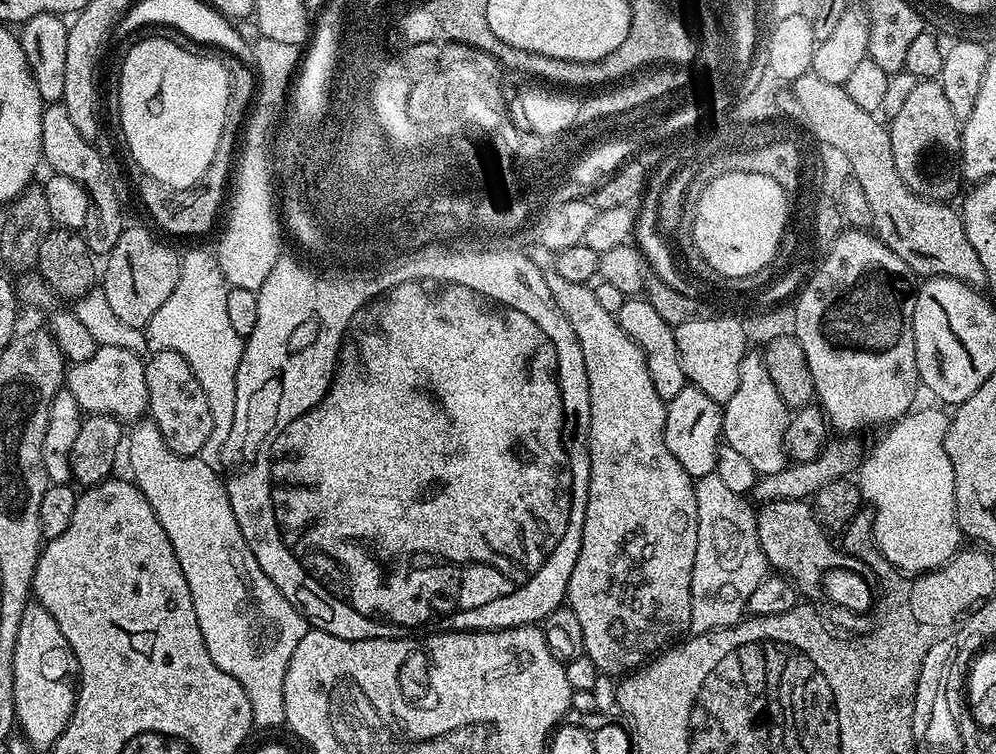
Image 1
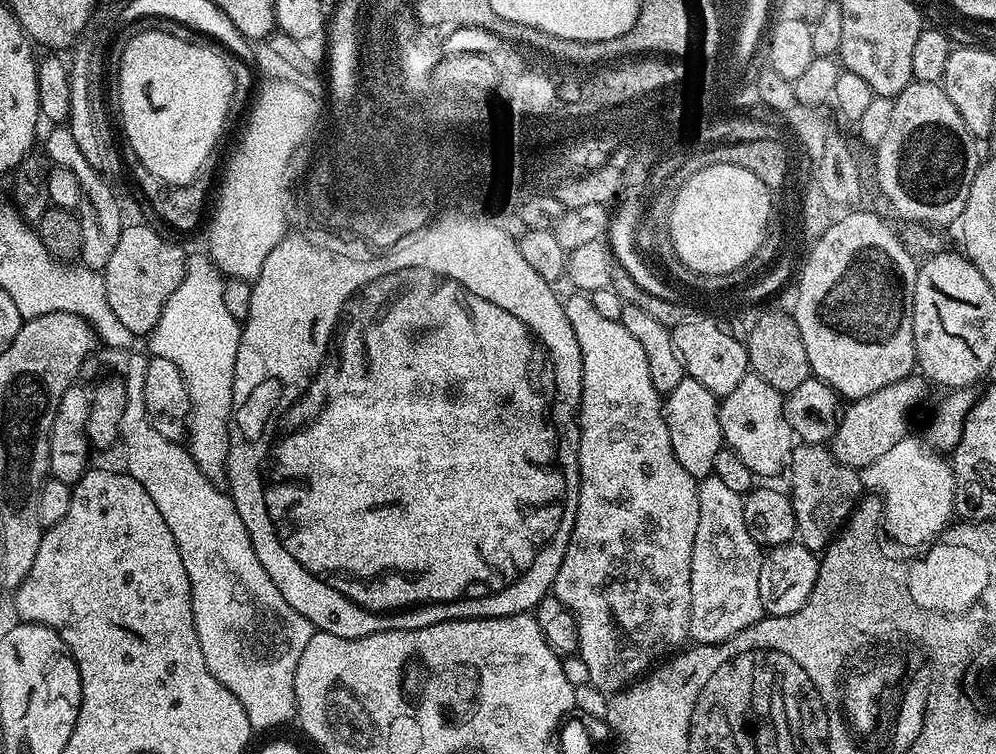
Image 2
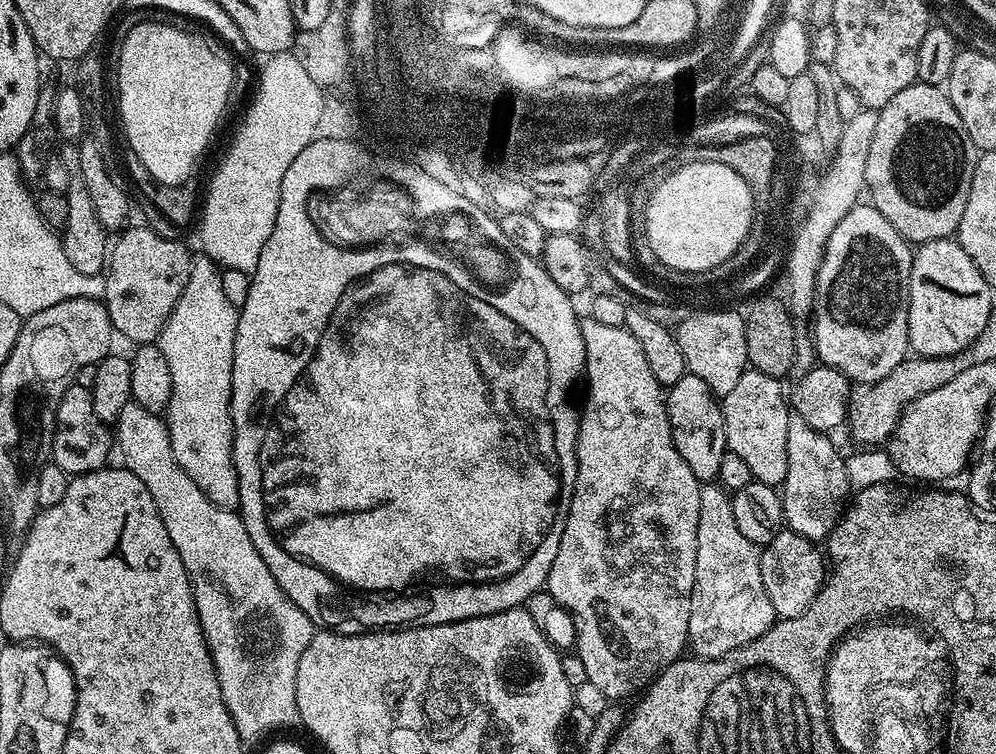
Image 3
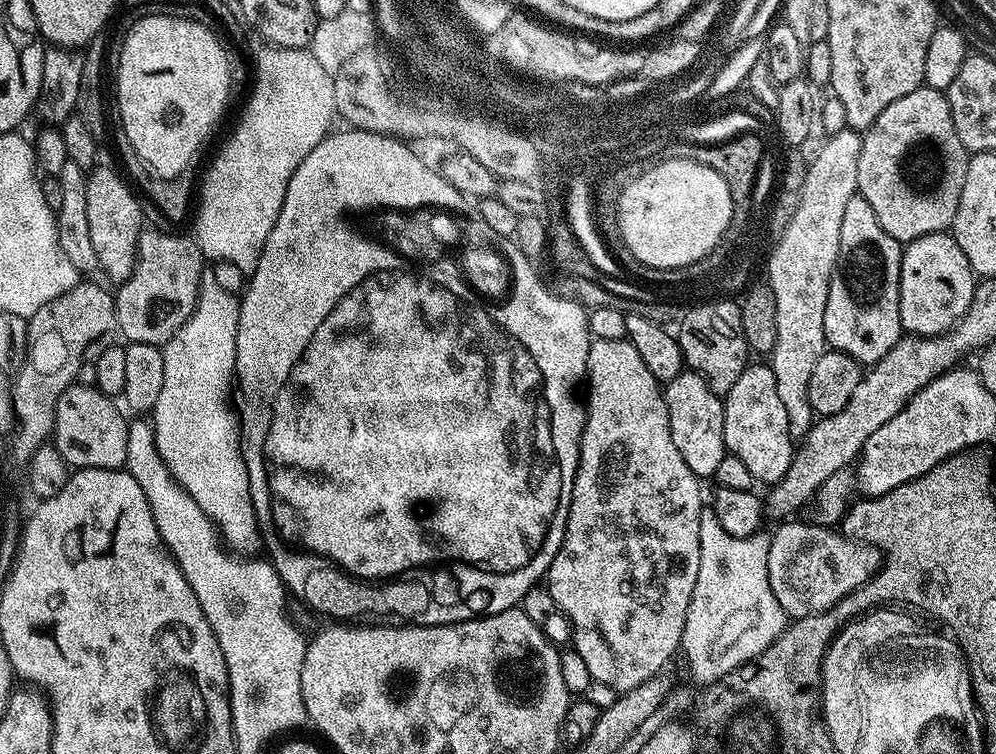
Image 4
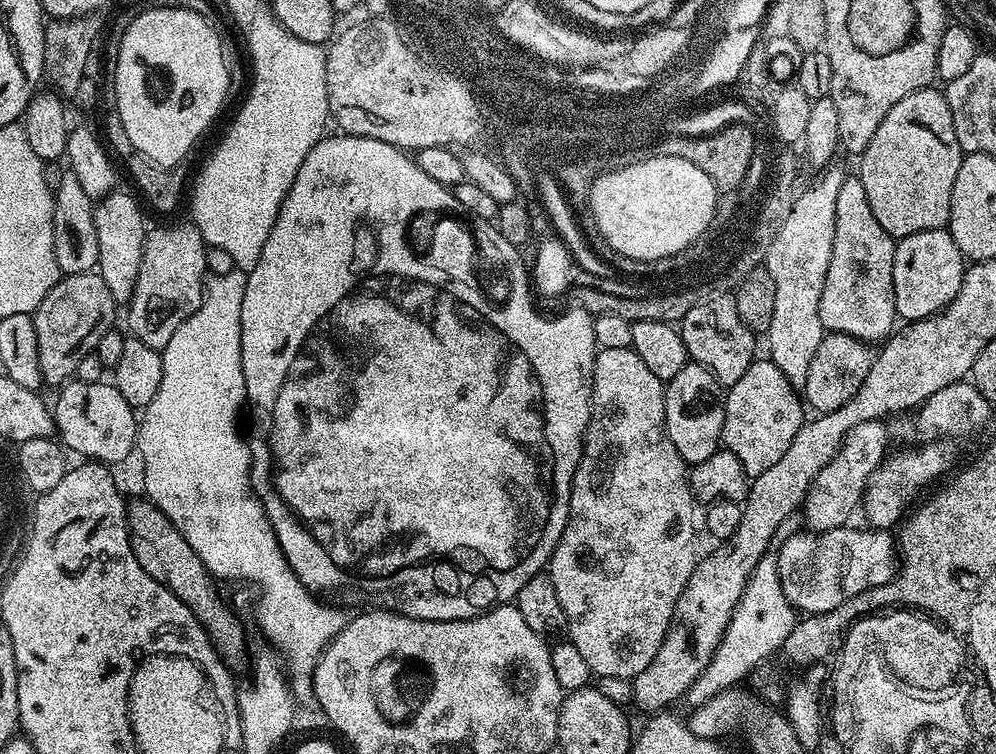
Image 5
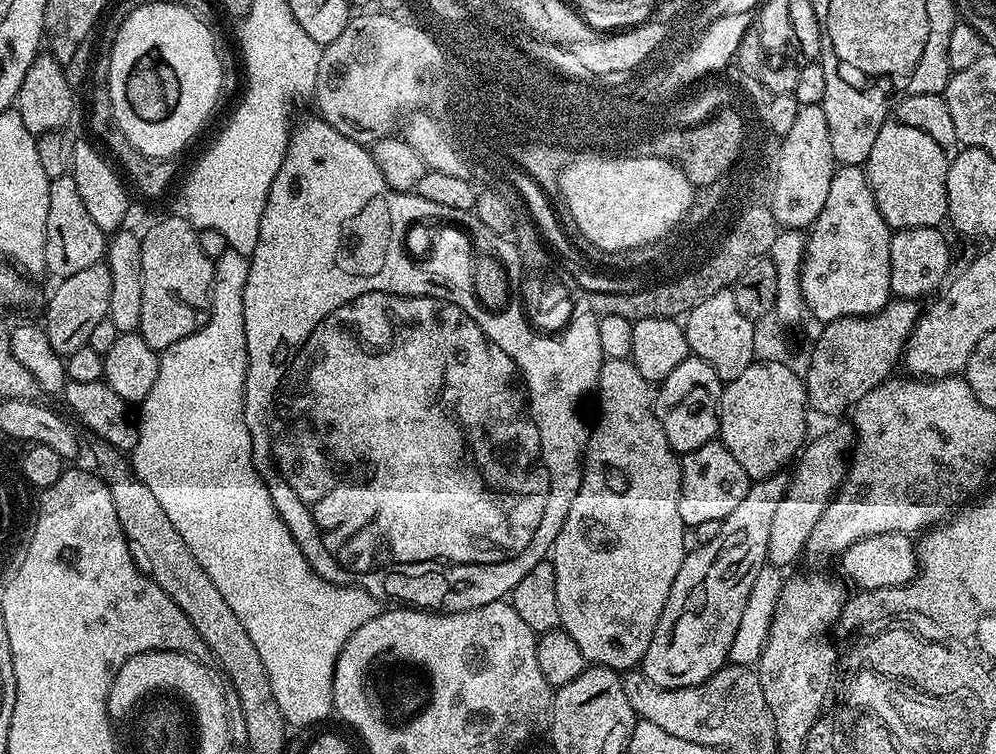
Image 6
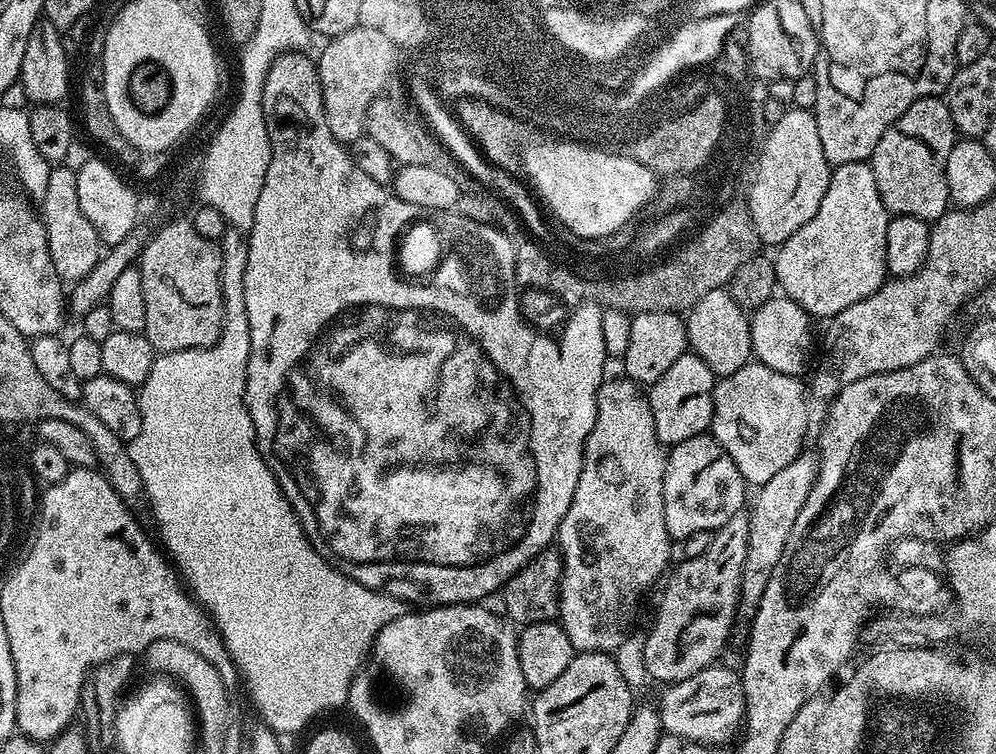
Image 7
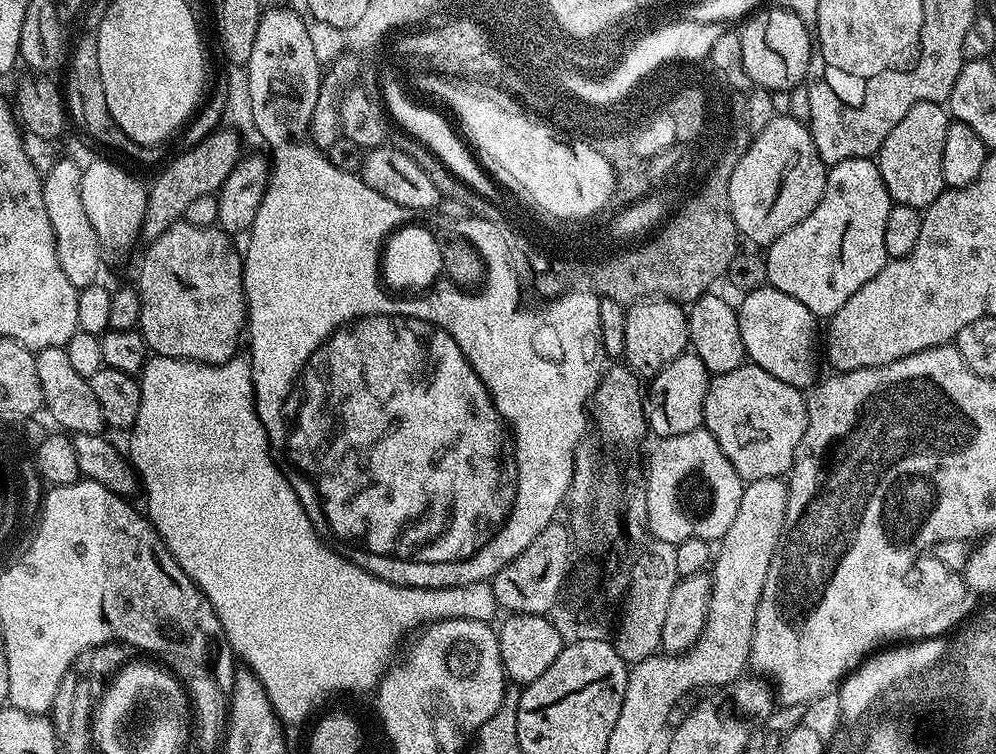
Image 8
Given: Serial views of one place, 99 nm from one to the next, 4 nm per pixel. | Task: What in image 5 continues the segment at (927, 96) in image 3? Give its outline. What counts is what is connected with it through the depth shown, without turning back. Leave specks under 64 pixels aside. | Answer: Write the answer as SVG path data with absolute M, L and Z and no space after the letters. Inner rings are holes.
M929 86L906 94L906 98L899 100L882 118L882 126L874 130L870 146L866 146L866 150L858 156L858 179L862 182L862 190L866 190L866 202L870 202L874 218L878 218L878 226L882 226L882 230L893 238L945 227L950 218L950 194L954 194L954 178L958 178L958 166L964 158L965 153L958 146L954 118L950 118L950 106L943 91L939 87Z

